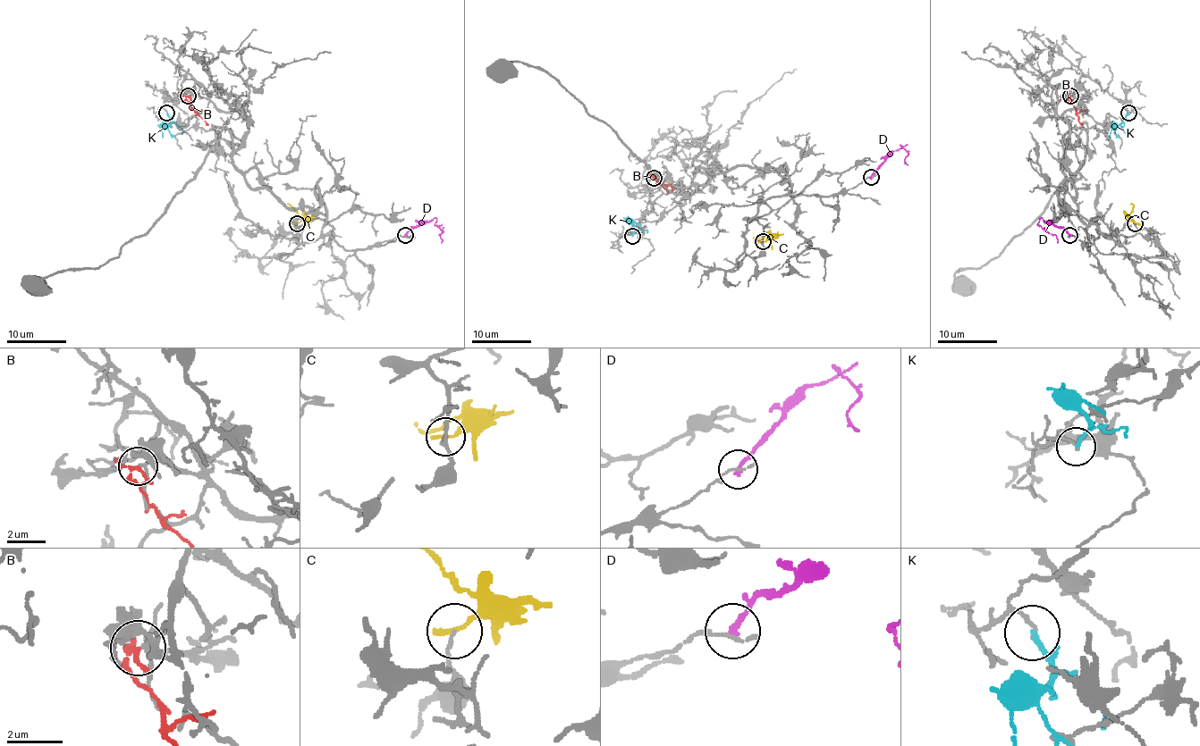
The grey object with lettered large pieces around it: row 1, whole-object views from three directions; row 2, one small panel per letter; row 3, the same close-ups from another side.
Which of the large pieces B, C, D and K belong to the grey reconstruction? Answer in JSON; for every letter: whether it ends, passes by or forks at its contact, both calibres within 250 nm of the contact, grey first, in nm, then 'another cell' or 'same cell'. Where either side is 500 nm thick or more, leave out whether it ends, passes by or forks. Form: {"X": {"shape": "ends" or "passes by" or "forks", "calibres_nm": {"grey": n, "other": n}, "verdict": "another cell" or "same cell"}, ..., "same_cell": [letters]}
{"B": {"shape": "passes by", "calibres_nm": {"grey": 100, "other": 170}, "verdict": "another cell"}, "C": {"shape": "ends", "calibres_nm": {"grey": 120, "other": 200}, "verdict": "another cell"}, "D": {"shape": "ends", "calibres_nm": {"grey": 140, "other": 240}, "verdict": "another cell"}, "K": {"shape": "ends", "calibres_nm": {"grey": 120, "other": 200}, "verdict": "another cell"}, "same_cell": []}

